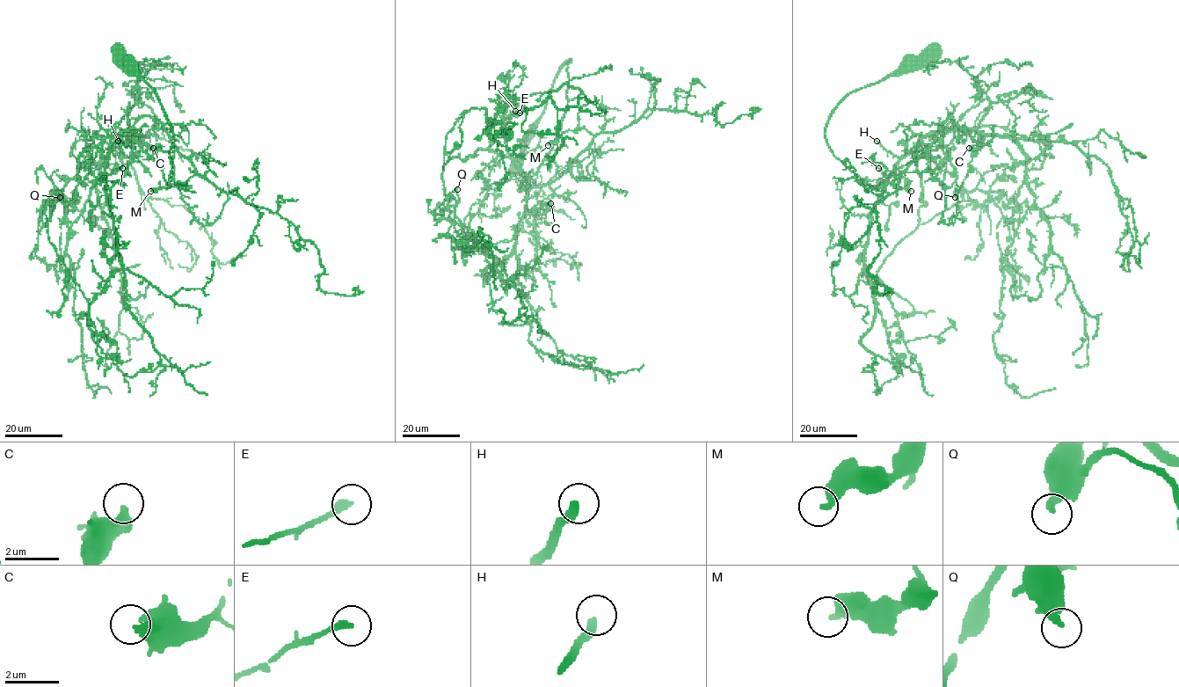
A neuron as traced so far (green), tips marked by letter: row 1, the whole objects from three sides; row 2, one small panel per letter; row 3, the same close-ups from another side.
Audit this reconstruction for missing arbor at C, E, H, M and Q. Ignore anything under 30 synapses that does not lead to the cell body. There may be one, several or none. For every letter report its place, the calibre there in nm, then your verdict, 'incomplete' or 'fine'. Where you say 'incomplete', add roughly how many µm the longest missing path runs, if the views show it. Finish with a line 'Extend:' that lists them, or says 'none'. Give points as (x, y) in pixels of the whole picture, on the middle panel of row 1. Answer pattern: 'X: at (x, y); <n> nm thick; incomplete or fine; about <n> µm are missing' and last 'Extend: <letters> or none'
C: at (550, 203); 400 nm thick; fine
E: at (520, 113); 280 nm thick; fine
H: at (515, 111); 320 nm thick; incomplete; about 50 µm are missing
M: at (548, 145); 360 nm thick; fine
Q: at (457, 189); 360 nm thick; fine
Extend: H

